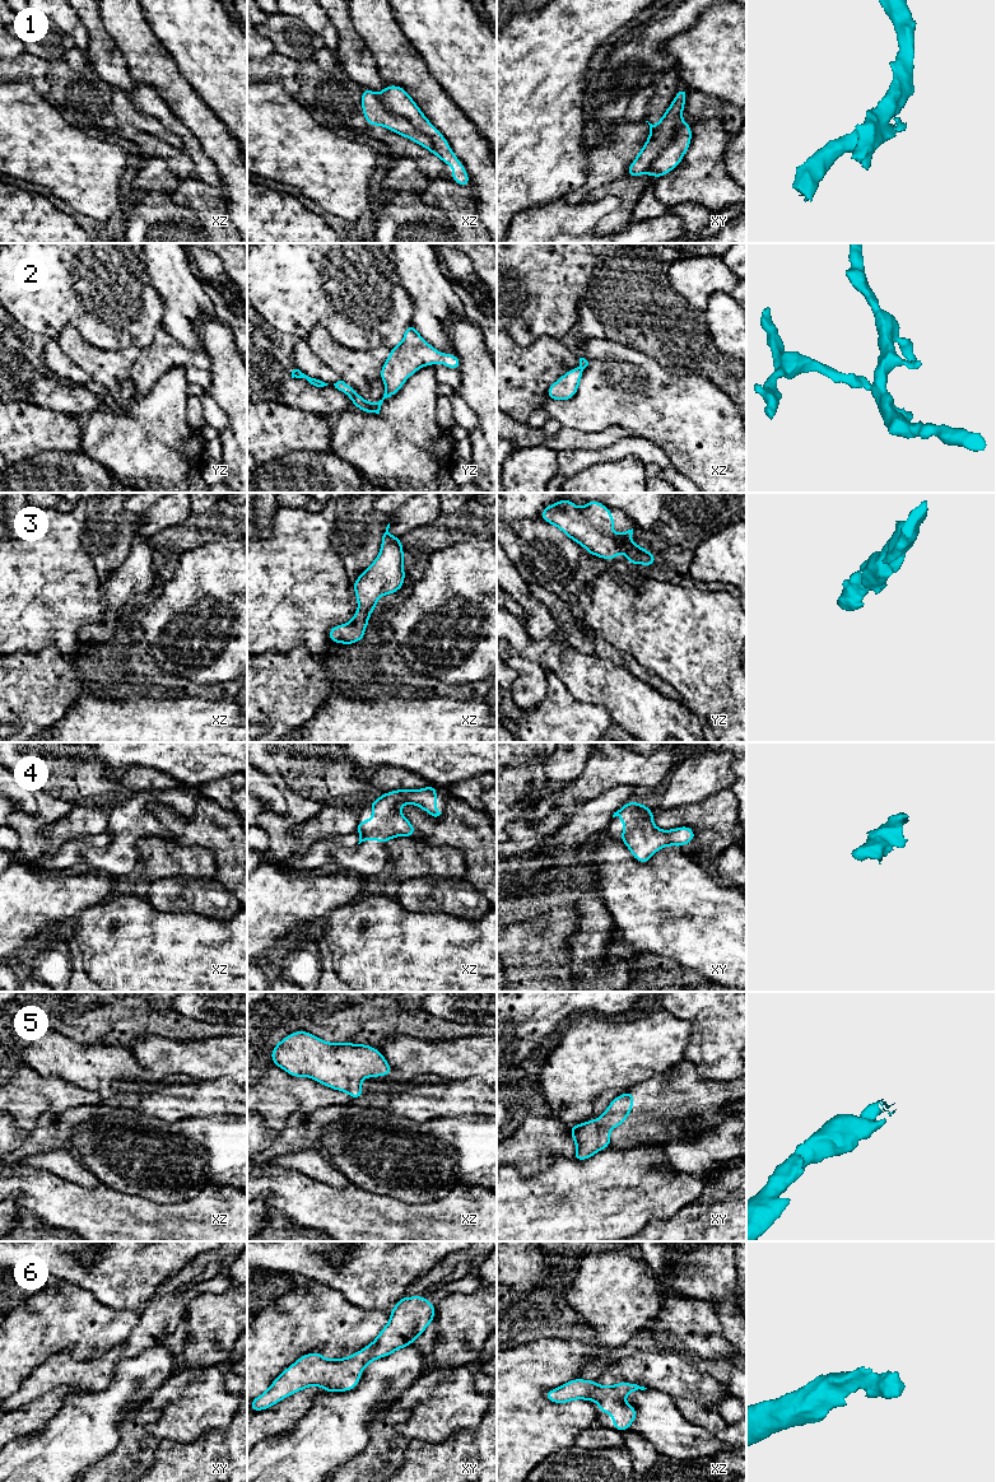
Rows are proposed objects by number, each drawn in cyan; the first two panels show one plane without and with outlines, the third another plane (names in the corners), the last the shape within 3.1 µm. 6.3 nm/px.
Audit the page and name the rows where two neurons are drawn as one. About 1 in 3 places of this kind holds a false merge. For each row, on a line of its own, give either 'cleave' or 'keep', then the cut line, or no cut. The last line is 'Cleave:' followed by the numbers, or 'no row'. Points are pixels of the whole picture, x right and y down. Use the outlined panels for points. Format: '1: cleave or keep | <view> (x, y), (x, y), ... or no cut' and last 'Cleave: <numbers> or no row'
1: cleave | xz (378, 94), (386, 108), (404, 116), (429, 139), (429, 149)
2: cleave | yz (377, 402), (372, 410)
3: keep | no cut
4: keep | no cut
5: keep | no cut
6: keep | no cut
Cleave: 1, 2

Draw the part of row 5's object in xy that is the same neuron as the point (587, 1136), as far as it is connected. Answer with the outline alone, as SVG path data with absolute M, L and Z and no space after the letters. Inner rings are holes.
M628 1091L614 1097L608 1109L597 1120L571 1126L571 1137L576 1141L576 1152L572 1159L583 1161L592 1157L602 1148L611 1147L609 1132L624 1124L634 1106L634 1092Z

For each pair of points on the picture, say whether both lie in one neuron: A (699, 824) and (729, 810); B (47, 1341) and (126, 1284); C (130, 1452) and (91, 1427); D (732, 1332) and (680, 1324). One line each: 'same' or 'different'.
A: same
B: different
C: different
D: different

